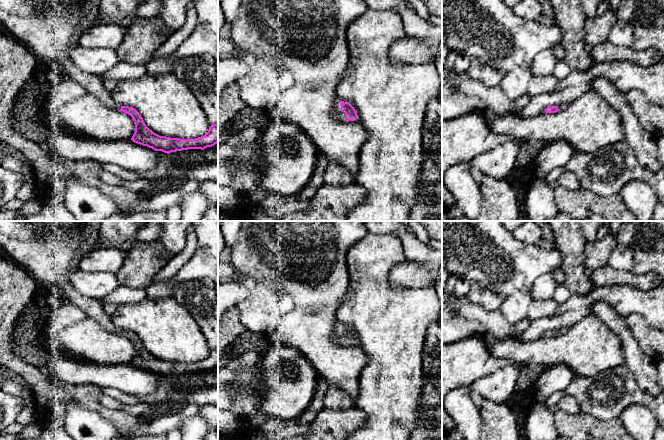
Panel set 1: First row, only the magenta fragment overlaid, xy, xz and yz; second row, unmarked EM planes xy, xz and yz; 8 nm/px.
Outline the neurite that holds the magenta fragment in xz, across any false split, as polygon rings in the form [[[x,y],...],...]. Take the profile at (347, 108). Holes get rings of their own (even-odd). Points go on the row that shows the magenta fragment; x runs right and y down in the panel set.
[[[340,100],[335,101],[331,115],[337,121],[355,121],[358,118],[354,107],[349,102]]]

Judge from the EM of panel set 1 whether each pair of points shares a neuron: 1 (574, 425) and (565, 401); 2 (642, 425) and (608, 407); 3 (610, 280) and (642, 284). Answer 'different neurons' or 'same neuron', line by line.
1: different neurons
2: different neurons
3: same neuron

